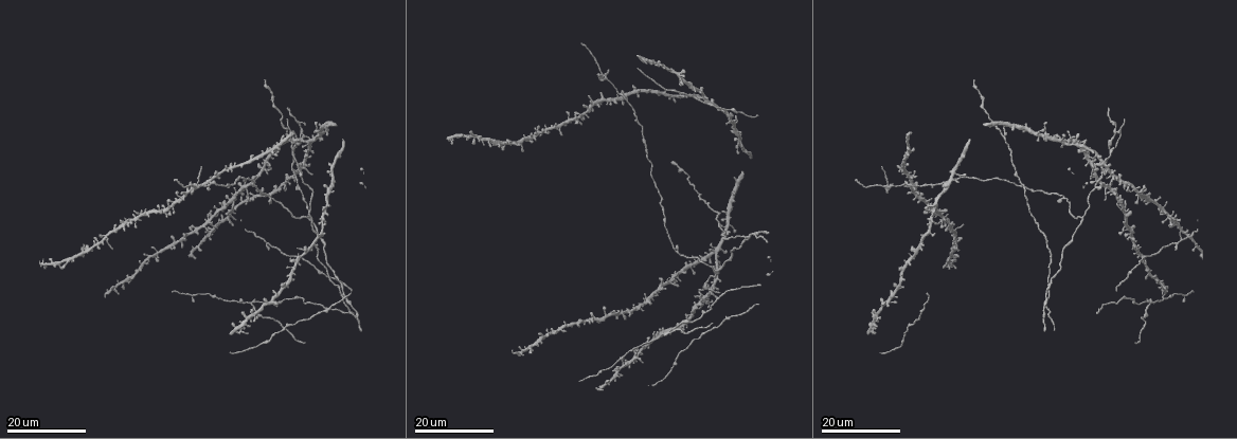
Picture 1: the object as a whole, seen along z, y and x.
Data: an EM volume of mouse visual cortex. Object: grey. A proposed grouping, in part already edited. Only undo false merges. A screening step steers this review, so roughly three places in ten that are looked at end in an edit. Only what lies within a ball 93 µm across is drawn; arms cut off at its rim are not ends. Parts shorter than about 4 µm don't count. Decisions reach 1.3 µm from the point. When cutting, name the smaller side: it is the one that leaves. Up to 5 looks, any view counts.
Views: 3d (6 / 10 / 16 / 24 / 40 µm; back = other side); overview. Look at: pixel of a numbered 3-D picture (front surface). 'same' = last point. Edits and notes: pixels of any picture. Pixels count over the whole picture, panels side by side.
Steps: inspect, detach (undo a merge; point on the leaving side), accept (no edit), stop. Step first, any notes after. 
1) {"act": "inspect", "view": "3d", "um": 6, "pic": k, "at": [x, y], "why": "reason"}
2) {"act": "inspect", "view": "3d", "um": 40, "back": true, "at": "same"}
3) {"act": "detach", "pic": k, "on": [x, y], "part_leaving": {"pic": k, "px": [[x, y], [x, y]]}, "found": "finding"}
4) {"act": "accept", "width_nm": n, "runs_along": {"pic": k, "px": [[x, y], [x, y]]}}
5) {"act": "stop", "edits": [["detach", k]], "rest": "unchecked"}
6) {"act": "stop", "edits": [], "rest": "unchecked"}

{"act": "inspect", "view": "3d", "um": 16, "pic": 1, "at": [659, 337], "why": "three-way junction"}

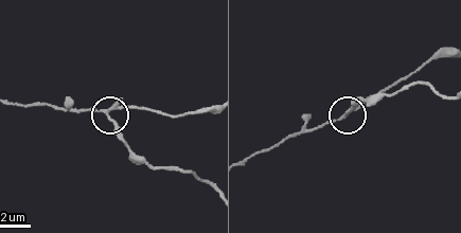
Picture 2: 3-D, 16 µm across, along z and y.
{"act": "inspect", "view": "3d", "um": 10, "pic": 2, "at": [345, 116], "why": "zoom in"}

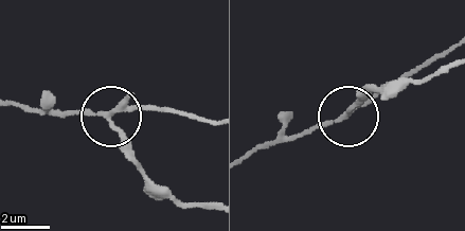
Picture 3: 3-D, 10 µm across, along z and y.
{"act": "detach", "pic": 3, "on": [125, 142], "width_nm": 180, "part_leaving": {"pic": 3, "px": [[108, 112], [126, 153], [157, 183], [181, 199], [212, 208]]}, "found": "two neurons meet here"}

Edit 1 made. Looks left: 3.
{"act": "inspect", "view": "overview"}

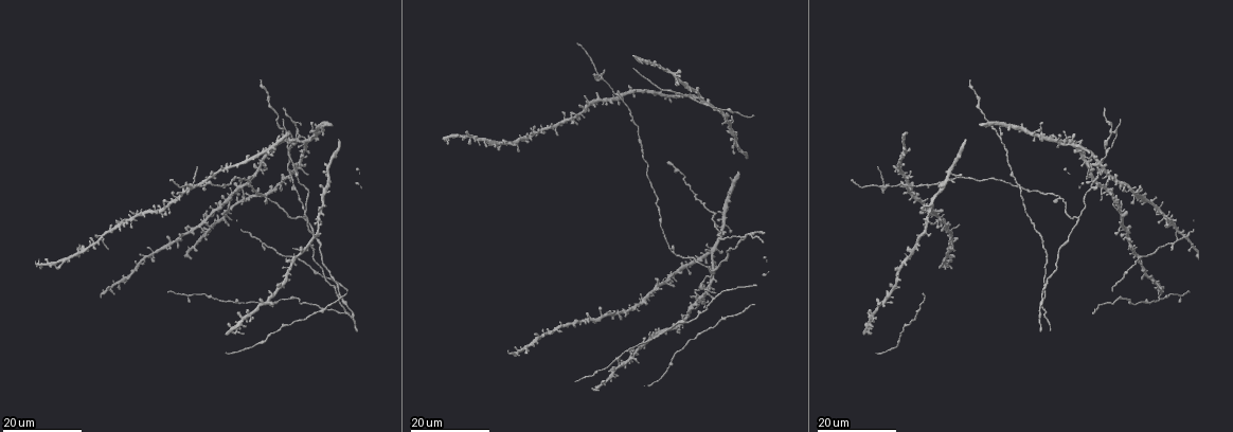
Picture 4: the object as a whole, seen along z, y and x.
{"act": "inspect", "view": "3d", "um": 24, "pic": 4, "at": [1044, 288], "why": "four or more arms meet"}

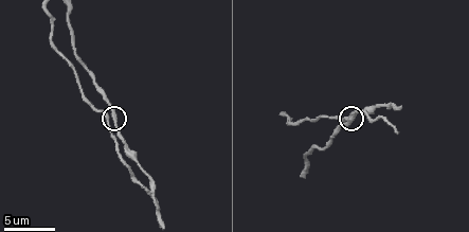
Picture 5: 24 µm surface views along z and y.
{"act": "inspect", "view": "3d", "um": 10, "pic": 5, "at": [112, 112]}

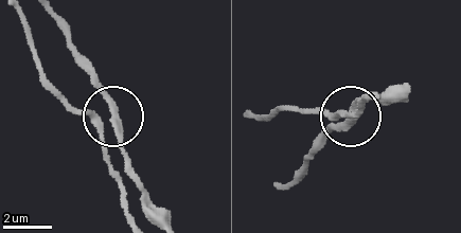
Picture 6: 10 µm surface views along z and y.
{"act": "accept", "arms": 4, "runs_along": {"pic": 6, "px": [[49, 15], [109, 112], [126, 171]]}, "found": "one neuron here"}

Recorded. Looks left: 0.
{"act": "stop", "edits": [["detach", 3]], "rest": "unchecked"}

